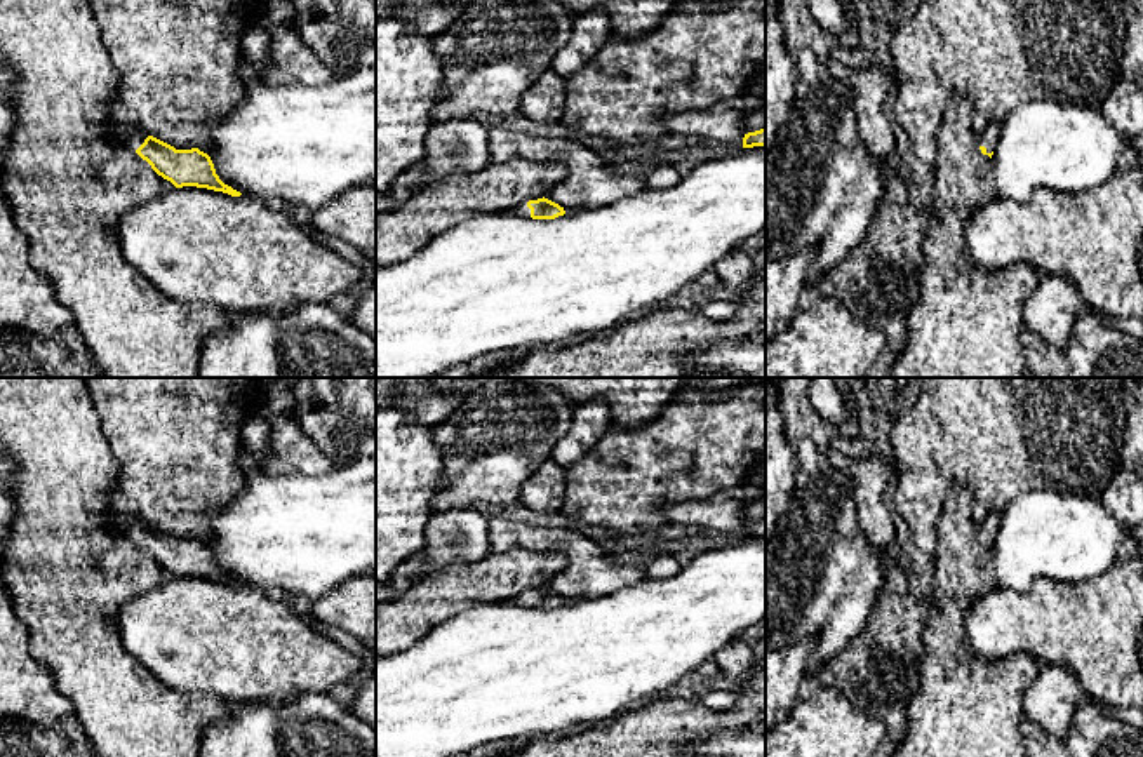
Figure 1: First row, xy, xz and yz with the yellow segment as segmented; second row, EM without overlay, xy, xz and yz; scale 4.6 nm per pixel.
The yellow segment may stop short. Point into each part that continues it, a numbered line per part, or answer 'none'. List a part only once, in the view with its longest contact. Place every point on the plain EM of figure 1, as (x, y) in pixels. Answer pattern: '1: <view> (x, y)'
1: yz (990, 526)

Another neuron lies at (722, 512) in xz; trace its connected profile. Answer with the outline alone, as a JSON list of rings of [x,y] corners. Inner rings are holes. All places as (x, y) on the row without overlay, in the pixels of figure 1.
[[[738,486],[705,499],[672,503],[659,510],[668,524],[698,526],[731,536],[745,527],[743,508],[746,503],[765,498],[765,489]]]

